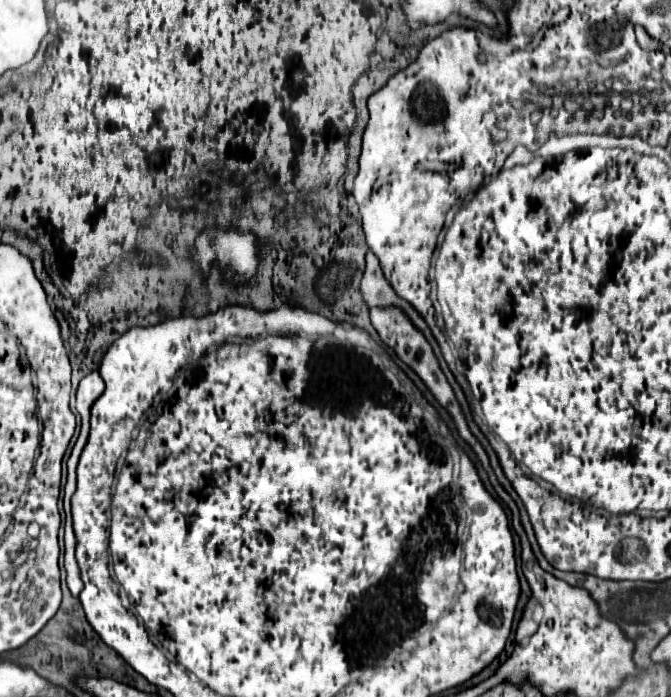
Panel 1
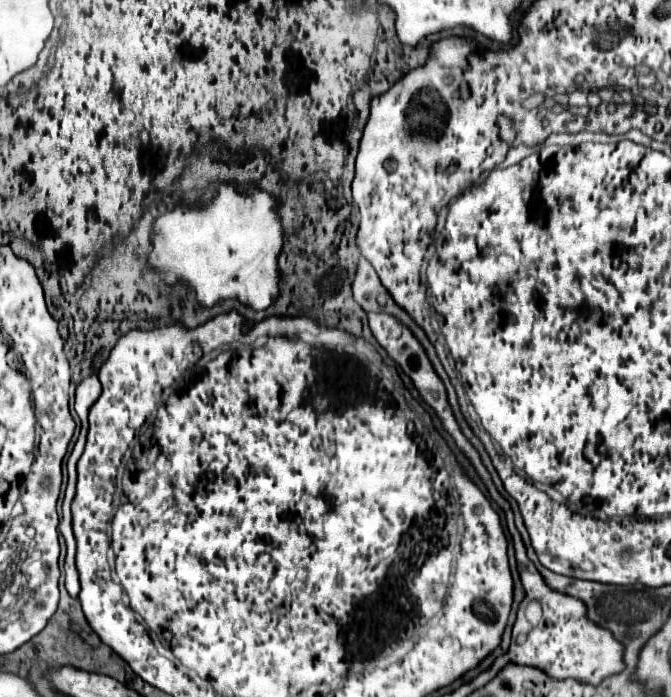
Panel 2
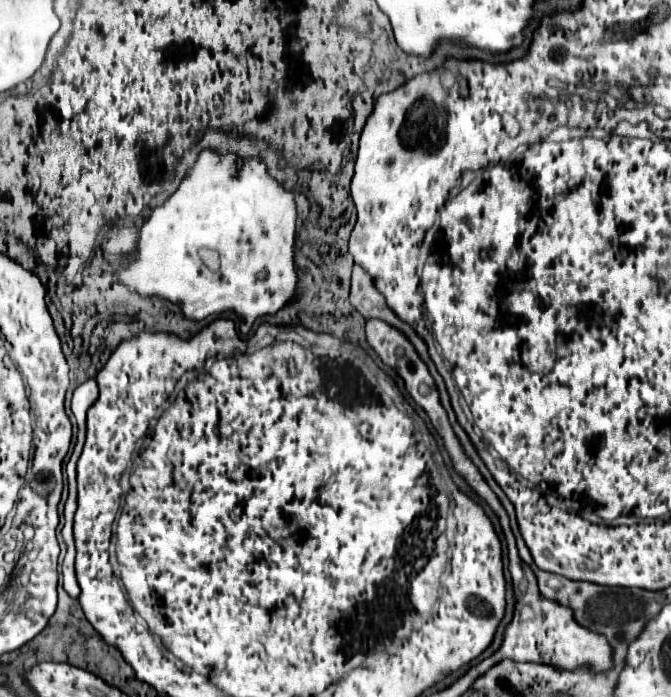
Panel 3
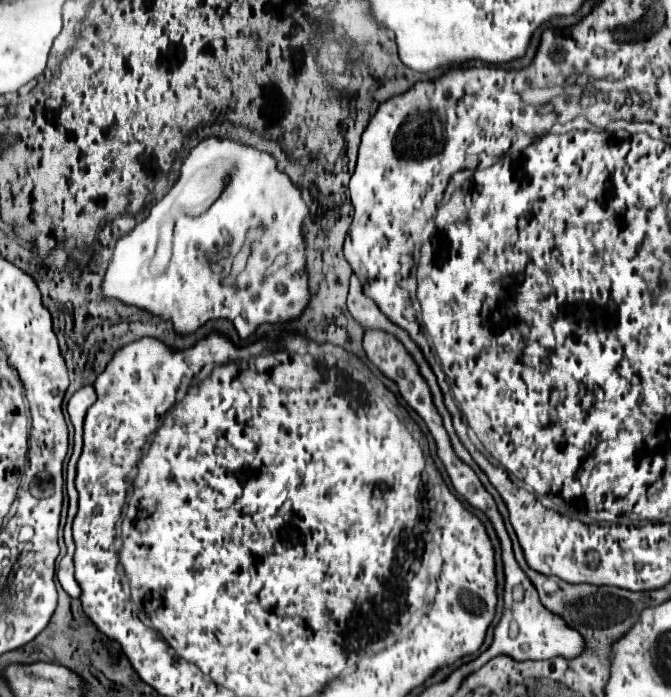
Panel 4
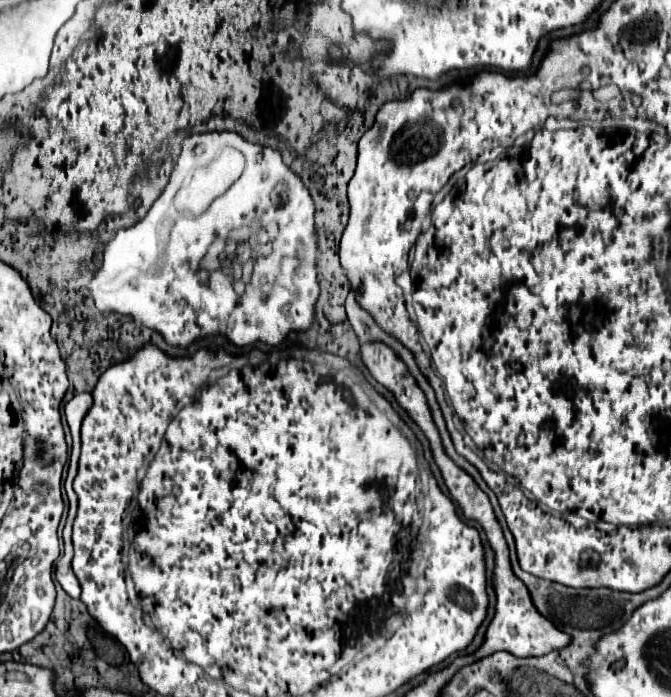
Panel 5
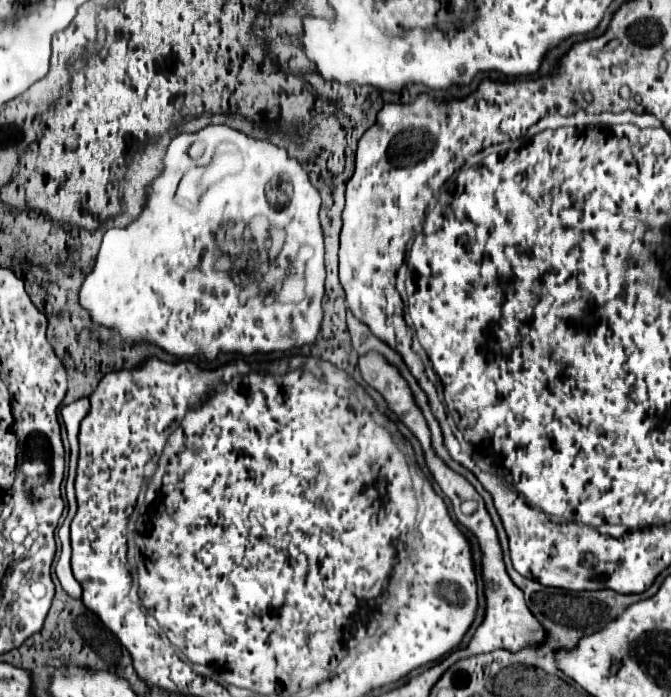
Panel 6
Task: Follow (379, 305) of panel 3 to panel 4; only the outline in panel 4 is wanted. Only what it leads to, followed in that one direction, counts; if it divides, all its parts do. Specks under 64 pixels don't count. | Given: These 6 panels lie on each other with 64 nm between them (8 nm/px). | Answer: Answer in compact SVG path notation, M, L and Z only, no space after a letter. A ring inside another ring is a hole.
M356 276L350 278L350 294L348 294L348 310L350 314L362 324L364 330L368 328L380 328L386 332L394 332L396 326L378 312L378 306L374 306L374 300L368 300L368 296L362 292L362 284Z

